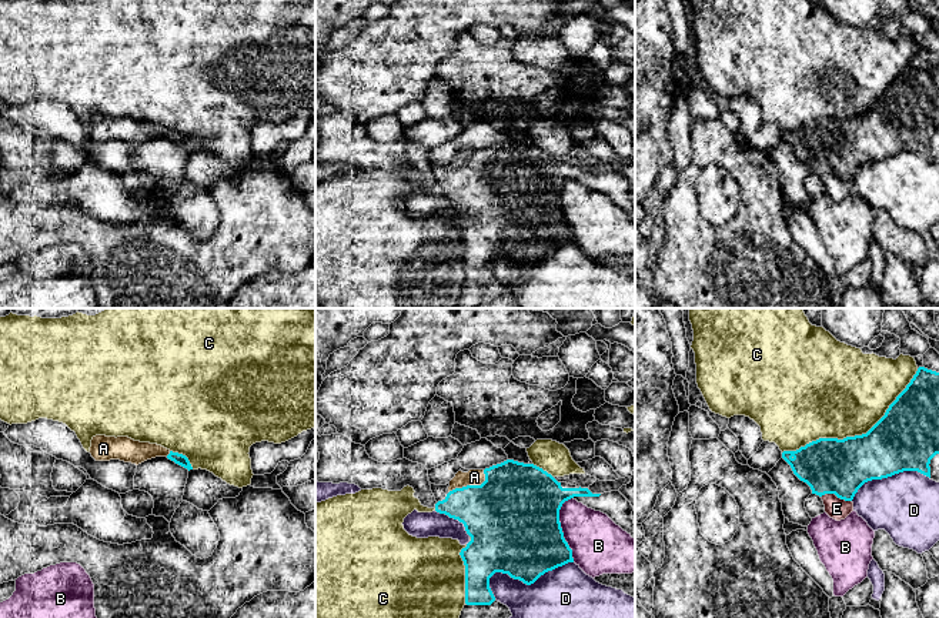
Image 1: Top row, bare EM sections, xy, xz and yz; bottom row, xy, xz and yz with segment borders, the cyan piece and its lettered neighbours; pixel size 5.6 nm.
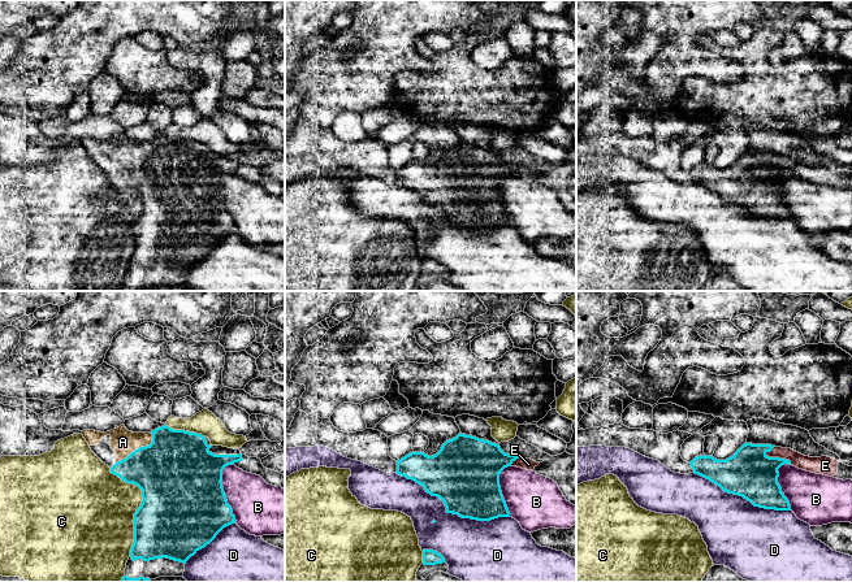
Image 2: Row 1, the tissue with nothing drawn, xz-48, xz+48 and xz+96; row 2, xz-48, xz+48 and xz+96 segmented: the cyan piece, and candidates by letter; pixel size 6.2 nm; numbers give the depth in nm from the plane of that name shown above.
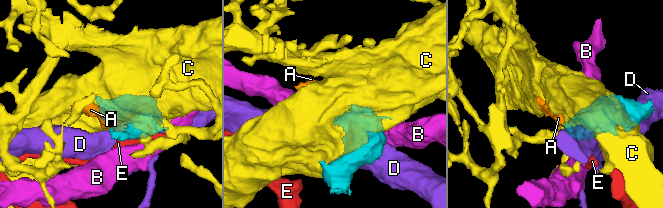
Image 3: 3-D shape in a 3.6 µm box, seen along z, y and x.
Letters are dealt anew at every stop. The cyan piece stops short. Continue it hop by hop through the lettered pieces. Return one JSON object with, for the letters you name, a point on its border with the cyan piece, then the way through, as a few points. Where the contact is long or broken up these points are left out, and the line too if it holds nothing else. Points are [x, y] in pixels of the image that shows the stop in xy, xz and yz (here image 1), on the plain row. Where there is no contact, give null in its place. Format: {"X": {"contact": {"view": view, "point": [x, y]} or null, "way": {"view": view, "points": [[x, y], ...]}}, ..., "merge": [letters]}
{"A": {"contact": {"view": "xz", "point": [471, 166]}, "way": {"view": "xz", "points": [[504, 196], [471, 166], [474, 157]]}}, "merge": ["A"]}

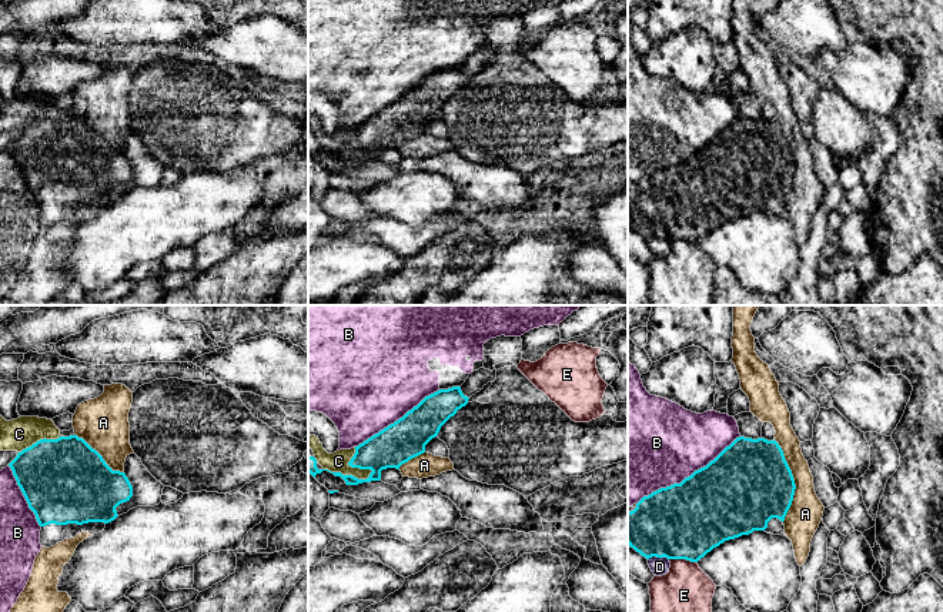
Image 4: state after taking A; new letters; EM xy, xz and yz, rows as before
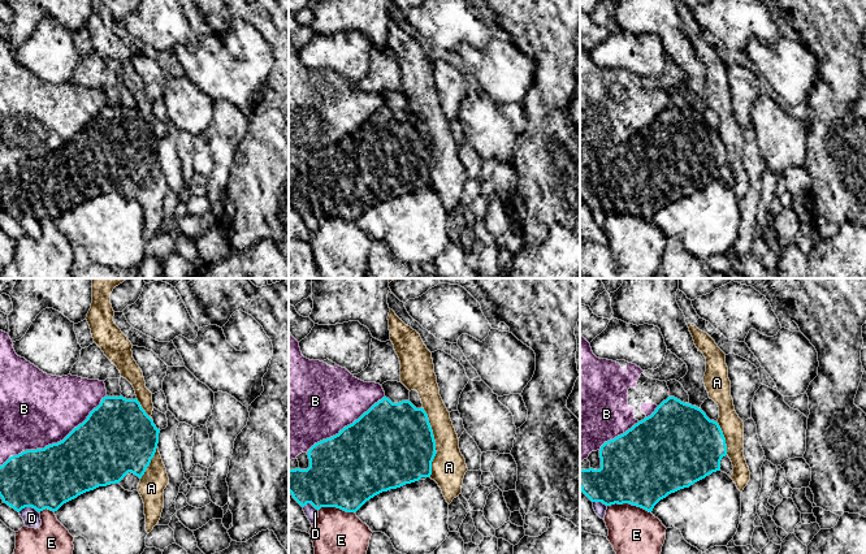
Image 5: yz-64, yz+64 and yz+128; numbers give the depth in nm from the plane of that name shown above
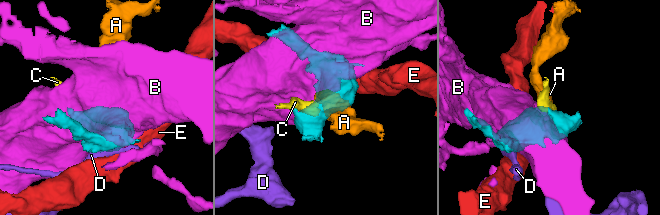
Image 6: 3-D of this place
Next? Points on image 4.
{"merge": []}

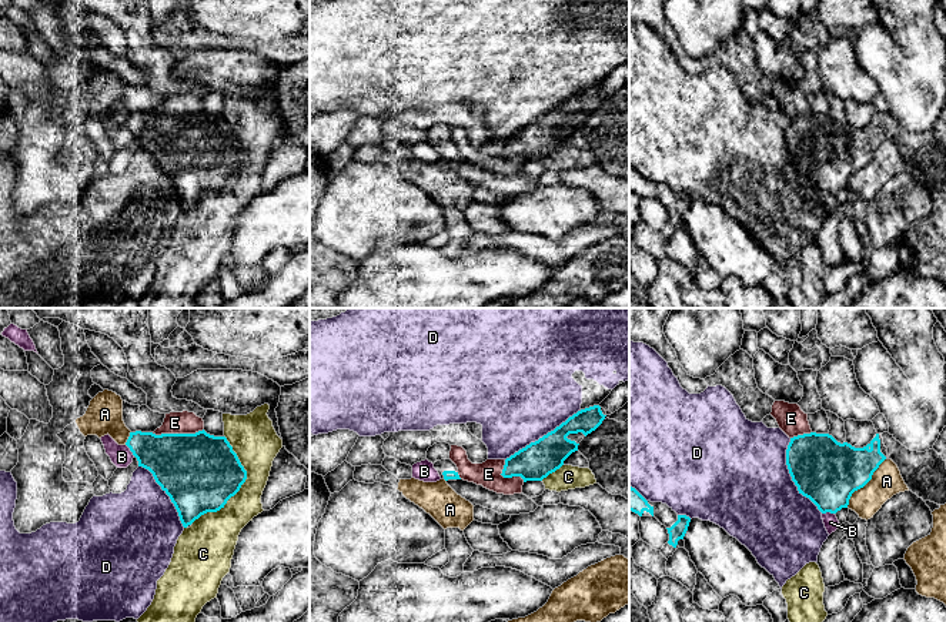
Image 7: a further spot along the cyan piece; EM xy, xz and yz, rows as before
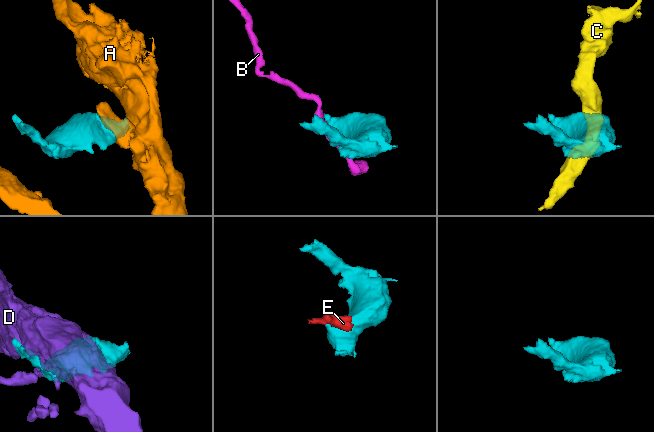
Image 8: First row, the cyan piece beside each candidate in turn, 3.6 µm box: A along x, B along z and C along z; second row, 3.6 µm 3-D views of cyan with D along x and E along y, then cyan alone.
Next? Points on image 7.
{"merge": []}

